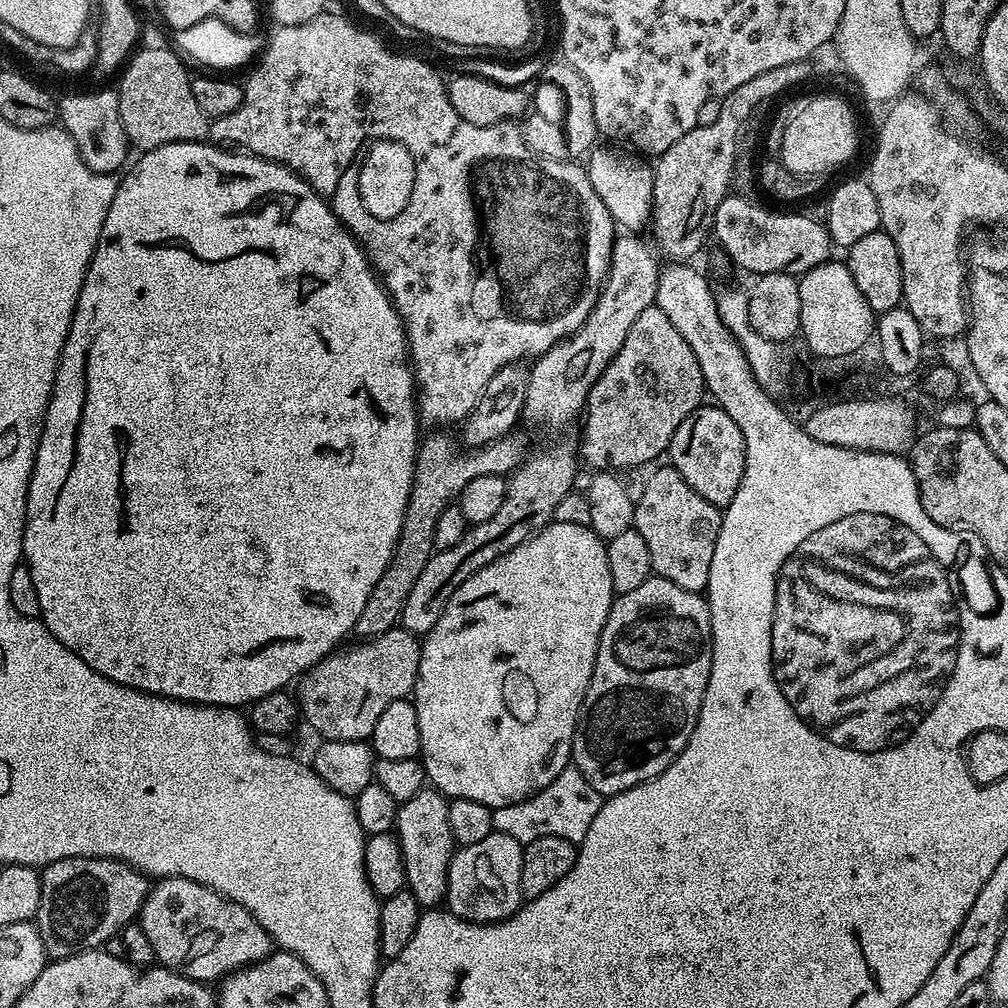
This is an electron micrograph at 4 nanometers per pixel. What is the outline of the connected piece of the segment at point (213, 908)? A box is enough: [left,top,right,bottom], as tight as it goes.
[138,876,273,982]

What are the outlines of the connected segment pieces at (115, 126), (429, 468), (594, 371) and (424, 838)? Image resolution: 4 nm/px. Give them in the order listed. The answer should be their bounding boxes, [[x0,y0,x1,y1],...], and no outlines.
[[58,91,130,174],[355,430,530,638],[524,234,662,428],[394,786,454,910]]

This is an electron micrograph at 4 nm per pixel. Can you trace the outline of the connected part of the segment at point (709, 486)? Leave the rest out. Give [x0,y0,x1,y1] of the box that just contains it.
[666,406,746,506]

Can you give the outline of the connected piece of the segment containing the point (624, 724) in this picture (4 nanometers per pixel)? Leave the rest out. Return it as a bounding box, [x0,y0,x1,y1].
[571,575,712,798]

